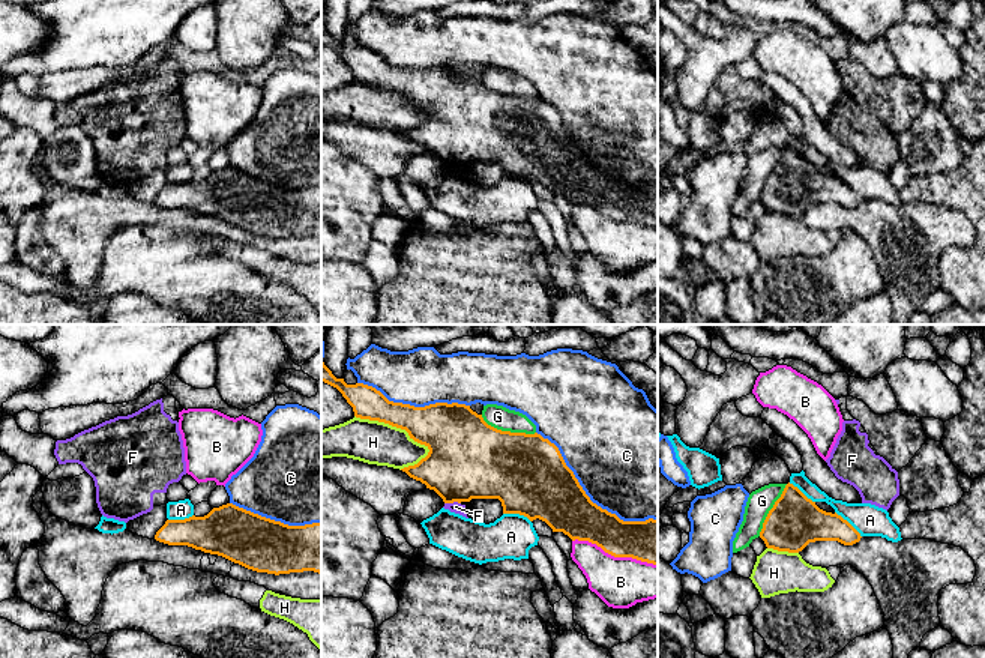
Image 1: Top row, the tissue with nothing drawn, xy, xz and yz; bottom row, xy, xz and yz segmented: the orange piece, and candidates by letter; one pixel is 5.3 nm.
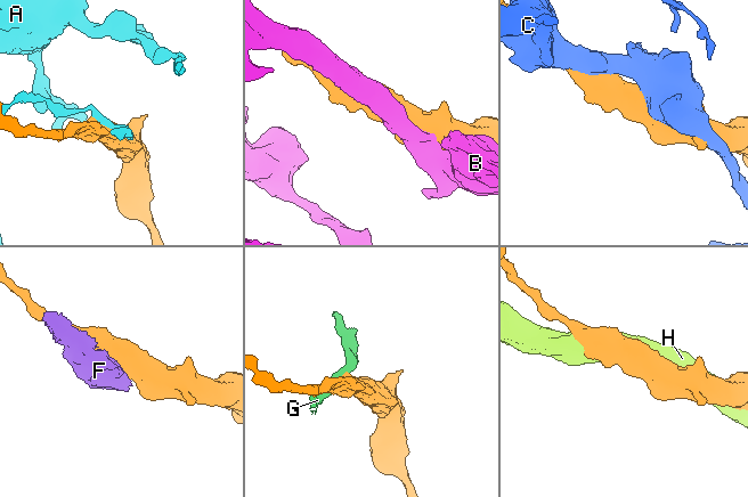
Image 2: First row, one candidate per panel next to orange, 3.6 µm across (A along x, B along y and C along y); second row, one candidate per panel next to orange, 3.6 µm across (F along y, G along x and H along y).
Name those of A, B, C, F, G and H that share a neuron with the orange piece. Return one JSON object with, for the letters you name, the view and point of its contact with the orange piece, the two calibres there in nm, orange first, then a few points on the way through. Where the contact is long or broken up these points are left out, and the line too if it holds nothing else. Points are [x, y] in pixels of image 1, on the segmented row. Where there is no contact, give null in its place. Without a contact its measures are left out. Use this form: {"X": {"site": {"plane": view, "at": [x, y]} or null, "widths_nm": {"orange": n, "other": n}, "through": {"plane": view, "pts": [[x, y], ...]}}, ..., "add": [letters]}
{"add": []}

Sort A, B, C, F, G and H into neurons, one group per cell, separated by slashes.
A / B / C / F / G / H

